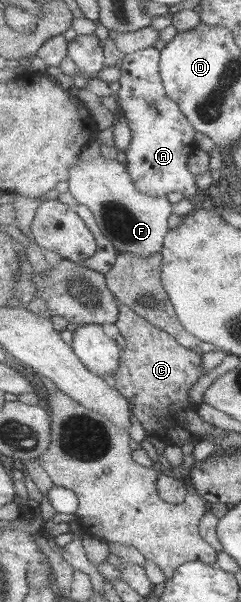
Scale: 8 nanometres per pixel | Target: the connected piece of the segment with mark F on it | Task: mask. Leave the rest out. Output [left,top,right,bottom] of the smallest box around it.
[69,156,171,258]

